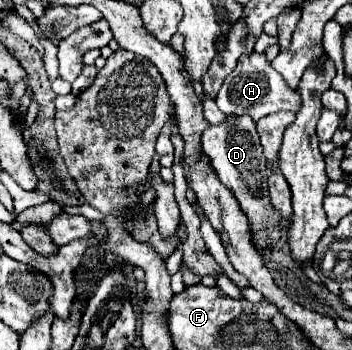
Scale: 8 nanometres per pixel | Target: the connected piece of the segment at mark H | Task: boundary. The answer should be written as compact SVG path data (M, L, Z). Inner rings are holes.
M247 53L247 55L241 55L235 69L227 75L227 81L223 81L219 93L217 93L217 107L227 113L227 115L249 115L253 117L255 121L259 121L261 117L269 115L269 113L275 113L275 111L281 111L281 109L287 109L287 111L297 111L299 109L299 93L297 91L291 91L287 87L287 83L283 81L283 77L269 65L265 53Z

